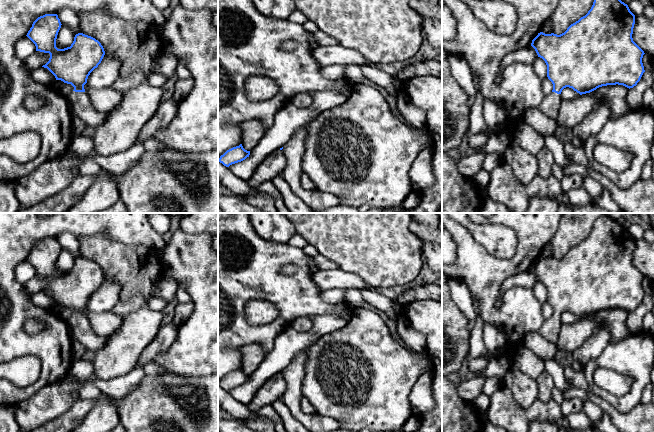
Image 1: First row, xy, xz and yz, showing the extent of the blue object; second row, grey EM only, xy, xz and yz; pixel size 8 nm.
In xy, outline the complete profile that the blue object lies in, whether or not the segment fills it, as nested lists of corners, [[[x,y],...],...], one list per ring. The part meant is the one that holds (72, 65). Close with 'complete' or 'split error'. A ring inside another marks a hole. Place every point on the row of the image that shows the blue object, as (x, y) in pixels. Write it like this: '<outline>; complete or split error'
[[[45,14],[38,17],[27,33],[27,37],[35,44],[36,51],[49,53],[49,61],[42,67],[47,68],[56,78],[64,83],[71,84],[74,90],[67,97],[72,115],[79,117],[86,126],[98,127],[104,123],[107,113],[102,113],[94,109],[84,85],[87,83],[90,73],[101,63],[105,51],[101,43],[95,38],[78,33],[70,47],[58,49],[56,39],[61,28],[61,22],[57,14]]]; split error

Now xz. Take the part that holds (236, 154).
[[[242,144],[227,150],[223,155],[220,156],[218,161],[224,166],[229,167],[232,164],[241,162],[249,157],[250,151],[243,148]]]; complete

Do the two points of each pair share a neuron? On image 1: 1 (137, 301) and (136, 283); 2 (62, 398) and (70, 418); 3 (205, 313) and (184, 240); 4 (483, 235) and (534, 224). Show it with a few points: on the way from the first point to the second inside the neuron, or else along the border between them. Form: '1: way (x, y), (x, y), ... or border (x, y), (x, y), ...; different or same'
1: border (119, 298), (126, 299), (140, 293), (146, 300); different
2: border (79, 399), (61, 414), (47, 421); different
3: way (205, 295), (205, 274), (189, 258); same
4: border (488, 223), (503, 224), (514, 231), (516, 252); different

